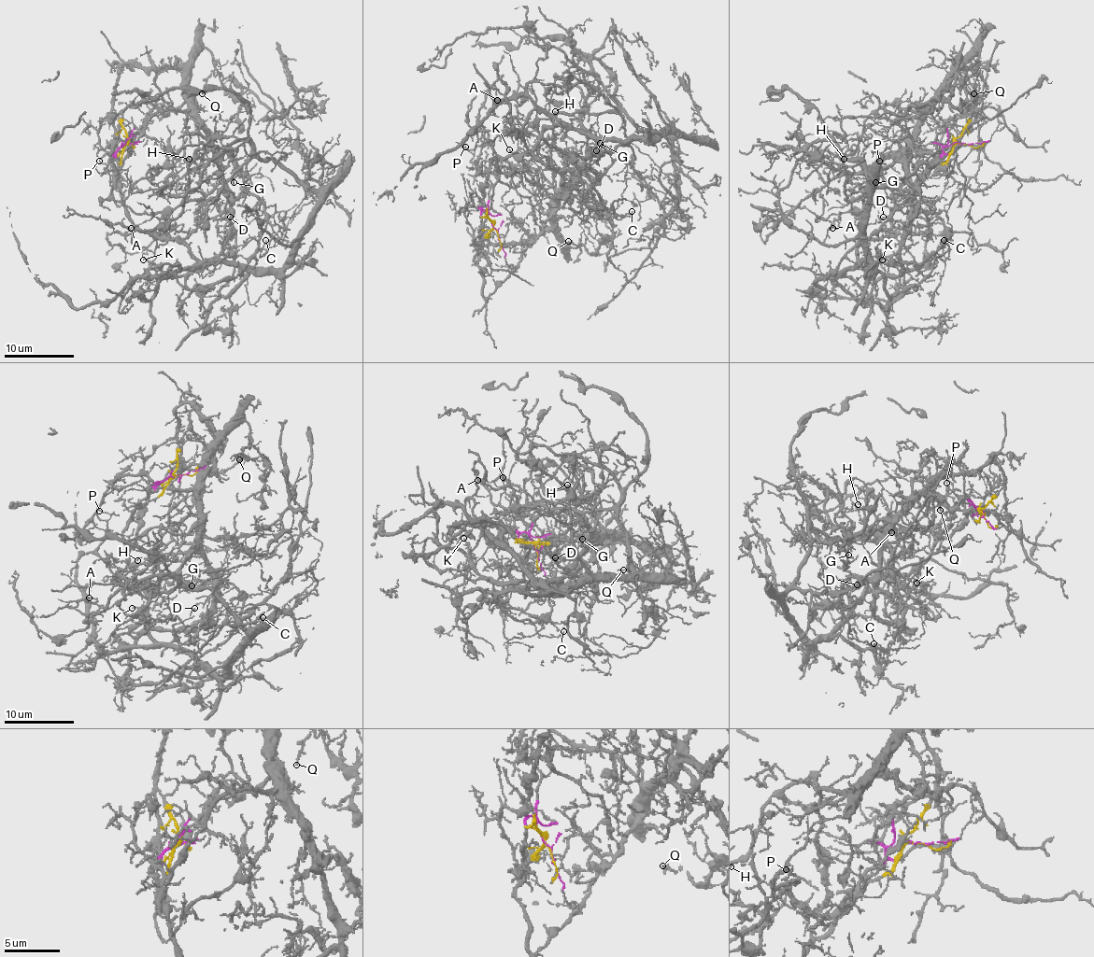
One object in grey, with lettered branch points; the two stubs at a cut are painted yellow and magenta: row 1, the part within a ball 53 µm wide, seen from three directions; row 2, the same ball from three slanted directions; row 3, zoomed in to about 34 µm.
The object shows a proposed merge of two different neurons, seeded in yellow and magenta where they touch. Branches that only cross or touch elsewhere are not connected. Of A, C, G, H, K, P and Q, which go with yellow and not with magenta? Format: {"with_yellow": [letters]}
{"with_yellow": ["K", "Q"]}

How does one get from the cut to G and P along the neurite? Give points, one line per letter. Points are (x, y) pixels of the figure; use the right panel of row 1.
G: (961, 144), (866, 237), (872, 269), (866, 165), (842, 158), (874, 183)
P: (961, 144), (866, 237), (872, 269), (866, 165), (842, 158), (862, 215), (878, 160)

